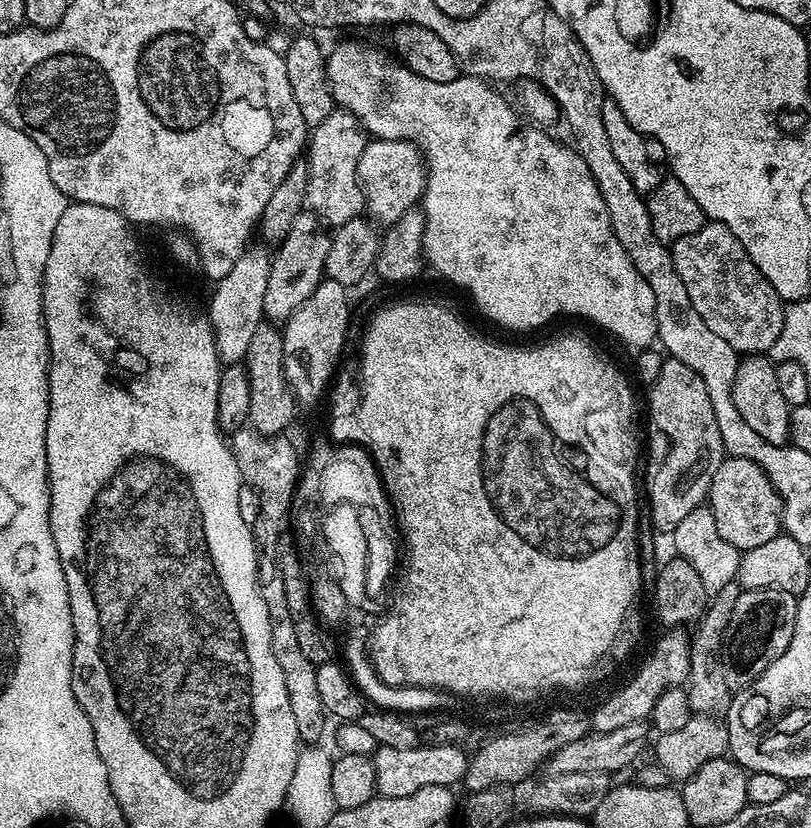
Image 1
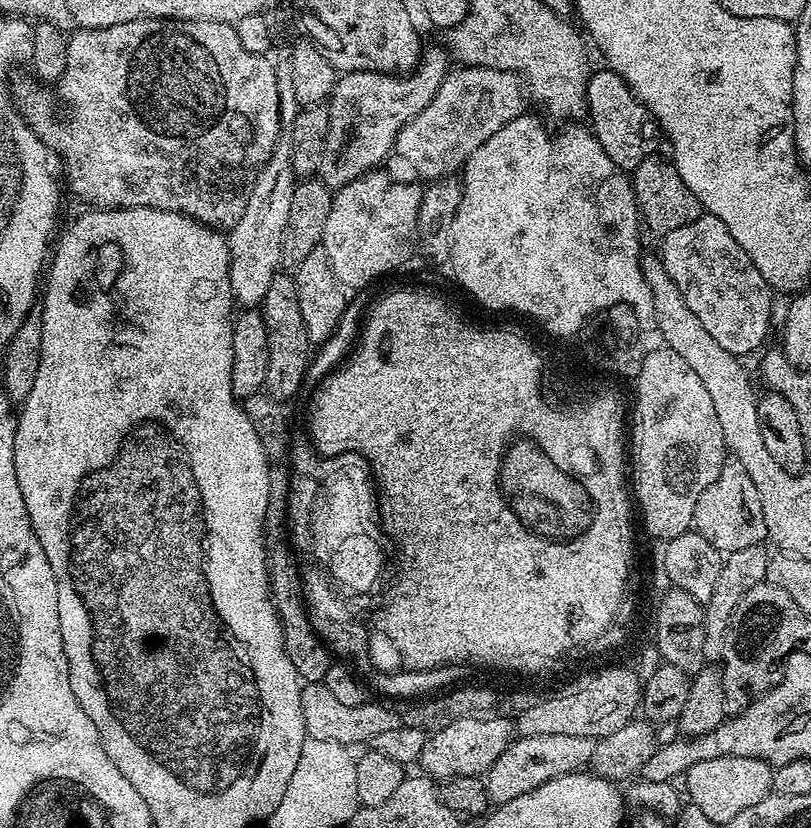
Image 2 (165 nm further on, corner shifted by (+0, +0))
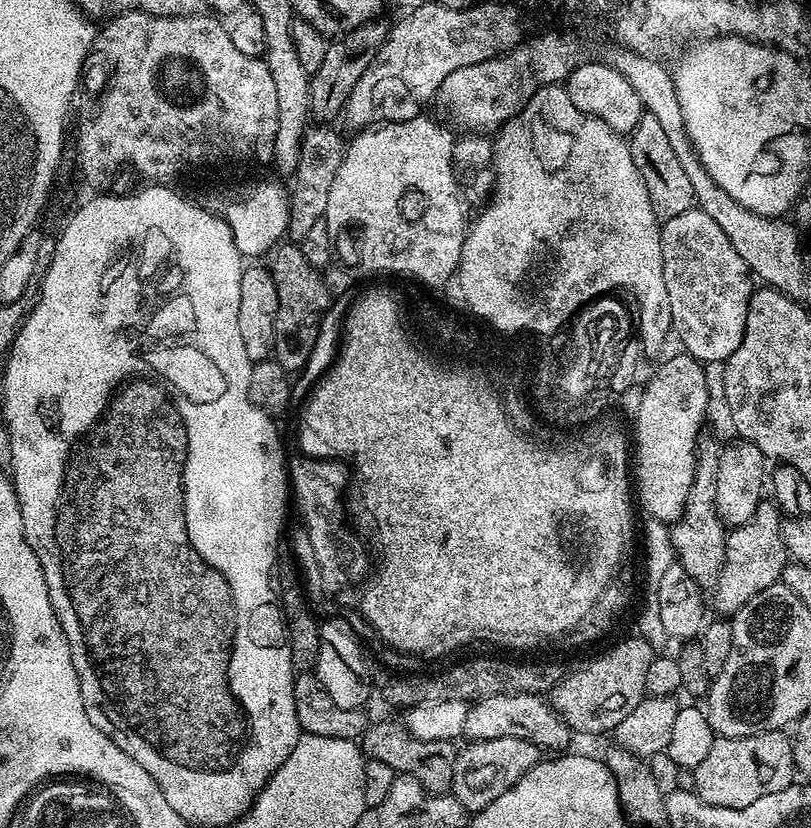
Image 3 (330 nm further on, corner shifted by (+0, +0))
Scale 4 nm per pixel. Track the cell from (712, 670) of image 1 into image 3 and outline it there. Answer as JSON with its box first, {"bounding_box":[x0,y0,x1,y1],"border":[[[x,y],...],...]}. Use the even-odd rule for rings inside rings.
{"bounding_box":[710,499,790,618],"border":[[[761,499],[756,513],[744,524],[735,525],[727,533],[725,562],[720,577],[710,592],[710,604],[724,618],[735,616],[750,598],[762,594],[780,580],[782,570],[790,562],[788,548],[784,545],[784,525],[780,505],[771,499]]]}

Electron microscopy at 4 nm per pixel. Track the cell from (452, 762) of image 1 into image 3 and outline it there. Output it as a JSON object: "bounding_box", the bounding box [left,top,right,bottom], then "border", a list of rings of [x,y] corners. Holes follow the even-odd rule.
{"bounding_box":[463,692,574,750],"border":[[[521,692],[518,694],[498,694],[475,701],[466,714],[466,726],[463,735],[472,742],[489,740],[490,738],[506,738],[507,736],[522,738],[523,740],[529,740],[532,744],[539,744],[541,749],[544,750],[548,750],[548,748],[567,749],[564,747],[574,739],[574,733],[568,727],[568,723],[553,712],[551,703],[543,695],[535,696],[534,694],[522,694]]]}

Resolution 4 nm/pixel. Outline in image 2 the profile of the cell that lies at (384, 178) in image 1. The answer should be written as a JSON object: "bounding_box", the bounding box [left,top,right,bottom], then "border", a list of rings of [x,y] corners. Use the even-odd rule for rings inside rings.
{"bounding_box":[394,66,526,182],"border":[[[460,66],[457,69],[457,72],[456,69],[449,71],[433,101],[397,134],[394,156],[397,156],[414,175],[425,176],[425,181],[428,182],[459,173],[470,154],[474,154],[474,150],[478,150],[478,146],[482,146],[486,138],[498,134],[498,130],[502,130],[504,124],[509,124],[511,120],[525,115],[526,112],[526,85],[516,73],[497,68]]]}

